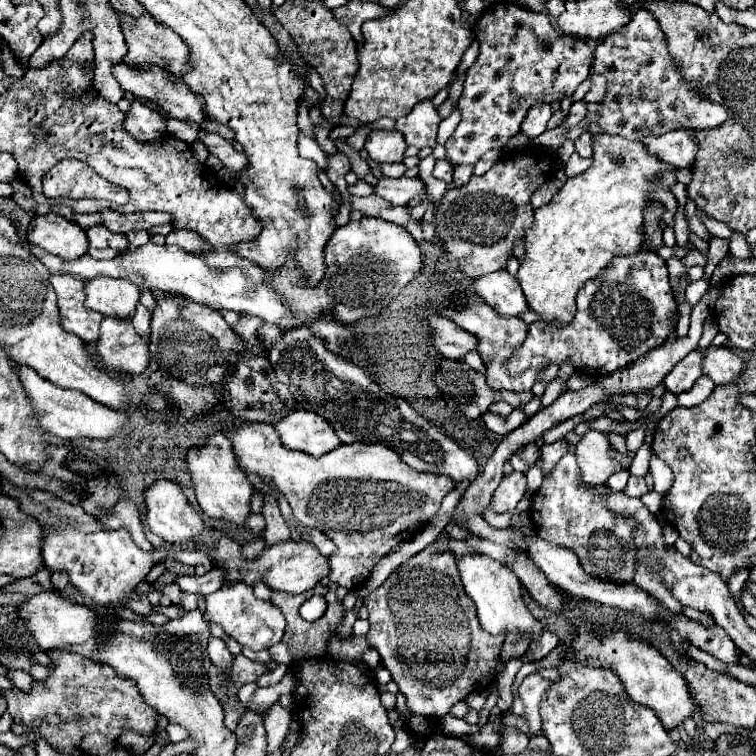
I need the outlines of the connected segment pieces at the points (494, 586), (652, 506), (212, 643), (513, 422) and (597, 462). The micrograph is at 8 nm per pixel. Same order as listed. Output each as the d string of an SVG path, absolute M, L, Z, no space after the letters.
M486 554L458 556L456 566L460 570L464 590L472 598L472 602L476 604L478 620L480 620L480 624L482 624L482 628L486 632L500 634L500 632L520 628L520 630L528 630L528 632L534 634L530 638L530 642L541 636L543 626L526 608L524 598L522 598L522 584L520 584L520 580L516 578L516 574L510 568L502 566L498 560L494 560L494 558L486 556Z
M649 491L648 493L641 496L640 499L652 514L656 515L660 512L662 508L663 497L656 491Z
M210 636L210 640L208 640L208 656L210 656L210 660L216 664L216 666L220 666L222 670L228 670L230 672L230 664L232 664L232 654L228 652L228 648L226 648L226 642L222 640L222 638L214 638L214 636Z
M512 410L512 414L508 414L508 416L498 416L498 414L486 412L486 414L482 416L482 420L484 420L484 424L486 424L494 434L506 436L508 432L512 432L512 430L516 430L518 426L524 424L526 414L524 414L524 412L522 412L522 414L516 414L514 410Z
M590 430L582 436L580 444L576 446L576 458L586 484L590 486L606 484L616 470L624 468L612 456L612 452L614 452L614 446L604 432Z

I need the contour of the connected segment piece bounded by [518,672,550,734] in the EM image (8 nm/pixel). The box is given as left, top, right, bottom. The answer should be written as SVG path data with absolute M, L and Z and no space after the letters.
M538 672L526 676L520 684L520 698L524 700L524 708L526 708L526 720L530 722L530 730L532 734L540 734L540 702L542 696L546 694L550 682L546 678L542 678Z

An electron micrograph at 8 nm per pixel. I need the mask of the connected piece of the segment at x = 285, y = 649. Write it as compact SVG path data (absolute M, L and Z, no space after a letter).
M278 642L276 646L272 646L270 650L270 656L274 662L278 664L290 664L292 662L292 654L290 654L290 646L286 642Z

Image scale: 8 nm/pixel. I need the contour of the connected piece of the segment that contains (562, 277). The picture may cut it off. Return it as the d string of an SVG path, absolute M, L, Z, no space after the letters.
M612 134L594 136L592 166L586 172L568 178L566 184L558 190L558 194L554 194L554 198L546 206L534 210L536 212L534 224L532 228L526 230L524 236L526 256L518 270L518 282L524 290L524 296L528 298L530 308L540 316L540 320L546 322L558 320L568 324L576 314L578 290L588 280L596 278L618 254L632 256L642 250L644 208L656 202L650 198L650 194L658 190L670 192L674 184L676 184L676 168L668 166L668 162L662 162L660 158L650 154L644 144L630 142Z

